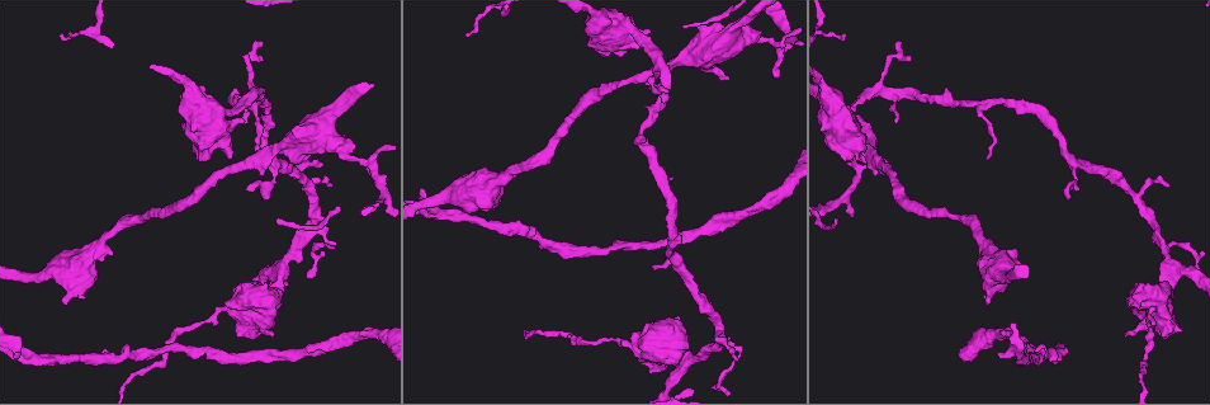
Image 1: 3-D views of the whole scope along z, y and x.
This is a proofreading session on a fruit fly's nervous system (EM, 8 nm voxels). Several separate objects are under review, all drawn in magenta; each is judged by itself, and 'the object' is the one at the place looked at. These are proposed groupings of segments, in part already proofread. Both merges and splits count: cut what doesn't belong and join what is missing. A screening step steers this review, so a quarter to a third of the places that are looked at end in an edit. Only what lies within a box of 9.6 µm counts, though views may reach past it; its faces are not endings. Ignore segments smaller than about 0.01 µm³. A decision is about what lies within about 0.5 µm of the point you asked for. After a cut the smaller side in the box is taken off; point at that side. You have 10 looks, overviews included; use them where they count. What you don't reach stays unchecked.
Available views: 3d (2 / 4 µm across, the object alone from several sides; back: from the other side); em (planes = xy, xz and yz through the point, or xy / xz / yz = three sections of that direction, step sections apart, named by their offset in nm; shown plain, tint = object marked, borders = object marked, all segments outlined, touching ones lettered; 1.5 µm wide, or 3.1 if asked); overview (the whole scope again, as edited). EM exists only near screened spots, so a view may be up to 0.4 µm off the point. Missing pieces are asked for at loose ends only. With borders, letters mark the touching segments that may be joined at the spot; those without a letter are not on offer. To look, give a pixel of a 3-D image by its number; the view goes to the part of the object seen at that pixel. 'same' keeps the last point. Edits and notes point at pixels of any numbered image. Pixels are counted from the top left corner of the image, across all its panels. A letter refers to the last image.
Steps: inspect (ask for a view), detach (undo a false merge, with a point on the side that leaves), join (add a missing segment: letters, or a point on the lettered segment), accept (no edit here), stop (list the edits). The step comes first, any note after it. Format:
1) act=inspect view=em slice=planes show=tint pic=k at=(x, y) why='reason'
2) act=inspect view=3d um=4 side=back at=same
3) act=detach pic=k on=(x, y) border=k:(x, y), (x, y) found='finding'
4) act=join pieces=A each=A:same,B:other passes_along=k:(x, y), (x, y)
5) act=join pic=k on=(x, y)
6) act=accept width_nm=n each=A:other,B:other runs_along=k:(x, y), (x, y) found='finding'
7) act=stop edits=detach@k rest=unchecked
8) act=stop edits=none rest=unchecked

act=inspect view=3d um=4 side=back pic=1 at=(464, 33)

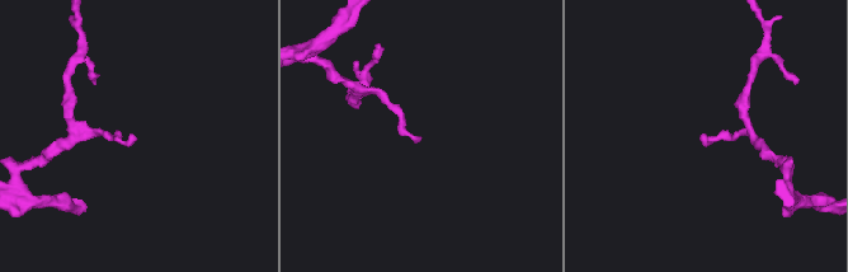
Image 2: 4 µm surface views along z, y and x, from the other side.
act=inspect view=em slice=planes show=borders pic=2 at=(131, 137) why='now the EM'

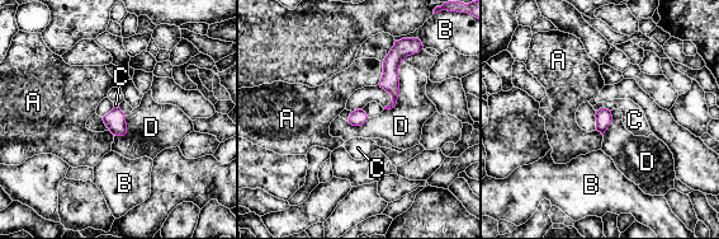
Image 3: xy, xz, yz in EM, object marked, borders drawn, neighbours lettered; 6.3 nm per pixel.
act=accept width_nm=100 each=A:other,B:other,C:other,D:other border=3:(402, 61), (397, 103), (384, 109) found='no lettered segment goes on from it'

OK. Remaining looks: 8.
act=inspect view=3d um=4 pic=1 at=(232, 98) why='abrupt turn'

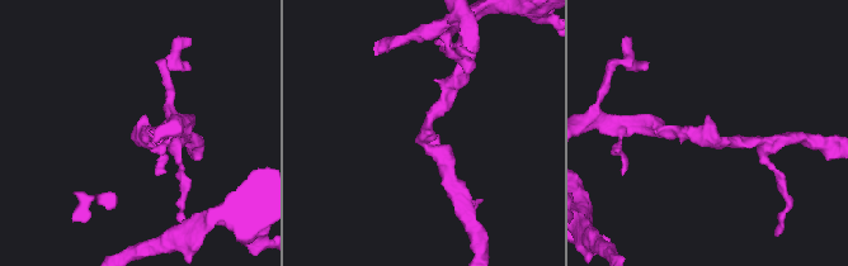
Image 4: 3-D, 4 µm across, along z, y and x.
act=inspect view=em slice=xz step=8 show=tint pic=4 at=(425, 128) arm_widths_nm=190,200 why='need the tissue'

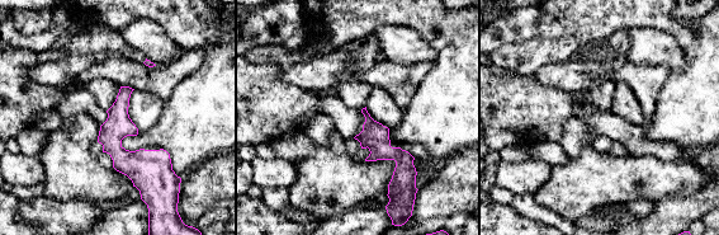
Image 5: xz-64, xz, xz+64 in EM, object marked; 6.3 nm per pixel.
act=inspect view=em slice=planes show=borders at=same

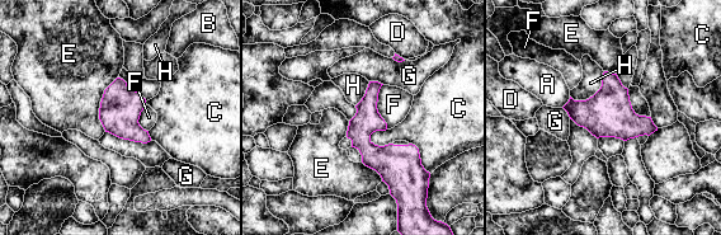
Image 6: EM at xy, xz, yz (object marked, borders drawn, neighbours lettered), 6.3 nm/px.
act=accept width_nm=170 each=A:other,B:other,C:other,D:other,E:other,F:other,G:other,H:other border=6:(604, 71), (592, 95), (570, 97) found='continuous, no second cell'

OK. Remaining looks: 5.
act=inspect view=em slice=planes show=borders pic=1 at=(354, 160) why='calibre changes'

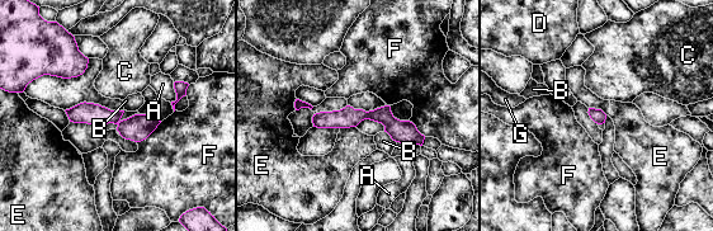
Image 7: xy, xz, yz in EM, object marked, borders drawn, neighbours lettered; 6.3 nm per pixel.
act=detach pic=7 on=(401, 131) each=A:other,B:other,C:other,D:other,E:other,F:other,G:other border=7:(366, 112), (367, 118) found='two cells meet here'

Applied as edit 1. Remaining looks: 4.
act=inspect view=overview

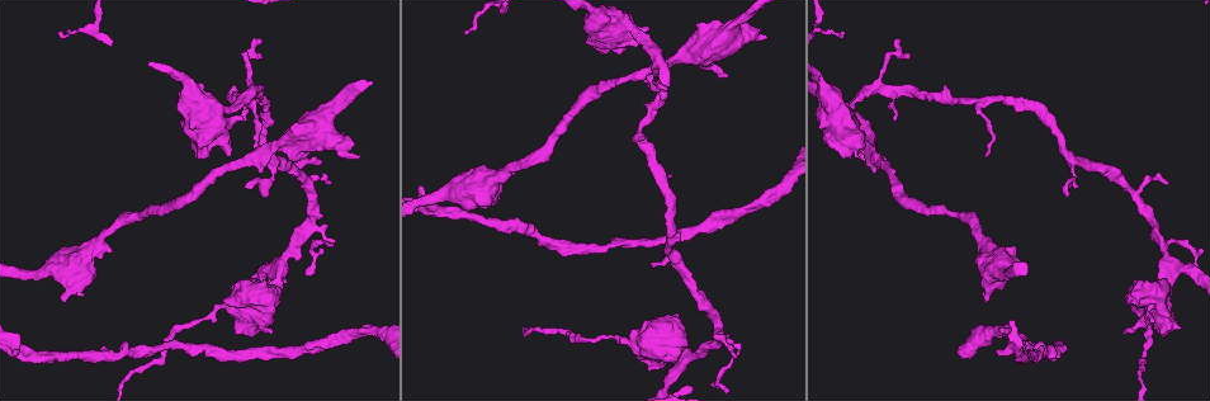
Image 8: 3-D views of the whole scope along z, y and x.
act=inspect view=em slice=xy step=4 show=borders pic=8 at=(228, 117) why='sudden change in width'

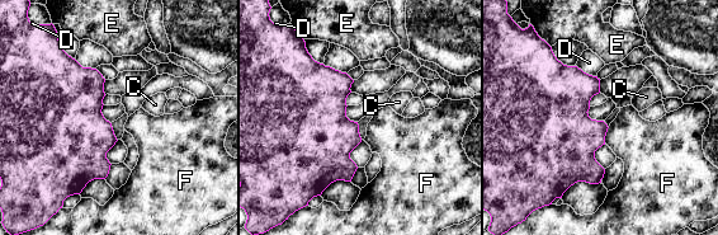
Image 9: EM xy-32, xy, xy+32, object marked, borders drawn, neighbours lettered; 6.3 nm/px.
act=inspect view=em slice=planes show=borders at=same

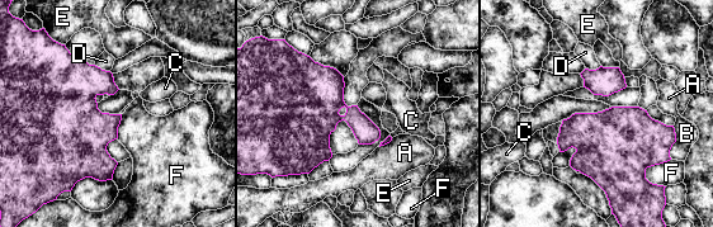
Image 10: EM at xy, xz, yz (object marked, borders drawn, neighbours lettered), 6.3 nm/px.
act=accept width_nm=150 longest_contact=F:220nm each=A:other,B:other,C:other,D:other,E:other,F:other found='continuous, no second cell'

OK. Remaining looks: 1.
act=stop edits=detach@7 rest=unchecked

